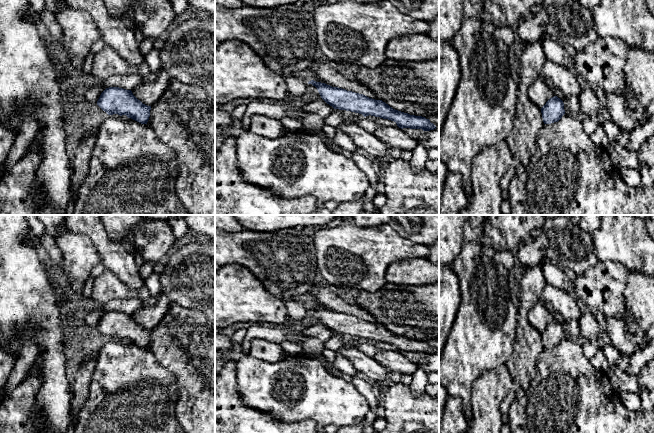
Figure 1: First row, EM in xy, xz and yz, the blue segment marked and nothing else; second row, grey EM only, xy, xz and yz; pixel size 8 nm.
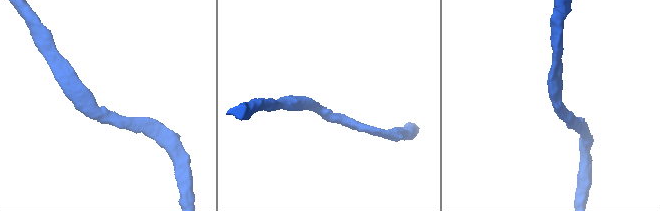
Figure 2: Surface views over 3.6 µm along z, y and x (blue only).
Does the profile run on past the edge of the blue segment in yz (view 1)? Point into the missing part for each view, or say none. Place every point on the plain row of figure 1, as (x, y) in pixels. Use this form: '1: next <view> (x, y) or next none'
1: next none

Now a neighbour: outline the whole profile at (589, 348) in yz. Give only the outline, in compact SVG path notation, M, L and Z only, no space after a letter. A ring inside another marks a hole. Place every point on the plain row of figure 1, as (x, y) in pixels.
M580 340L583 347L583 353L591 359L599 349L599 343L593 343L589 340Z

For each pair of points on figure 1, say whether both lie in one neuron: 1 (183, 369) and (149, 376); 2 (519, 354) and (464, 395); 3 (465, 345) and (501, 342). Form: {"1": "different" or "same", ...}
{"1": "different", "2": "different", "3": "same"}

